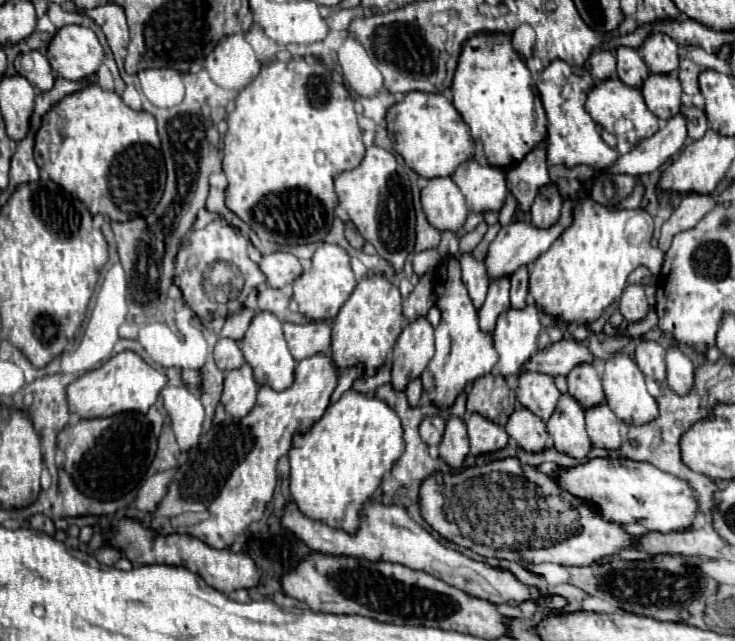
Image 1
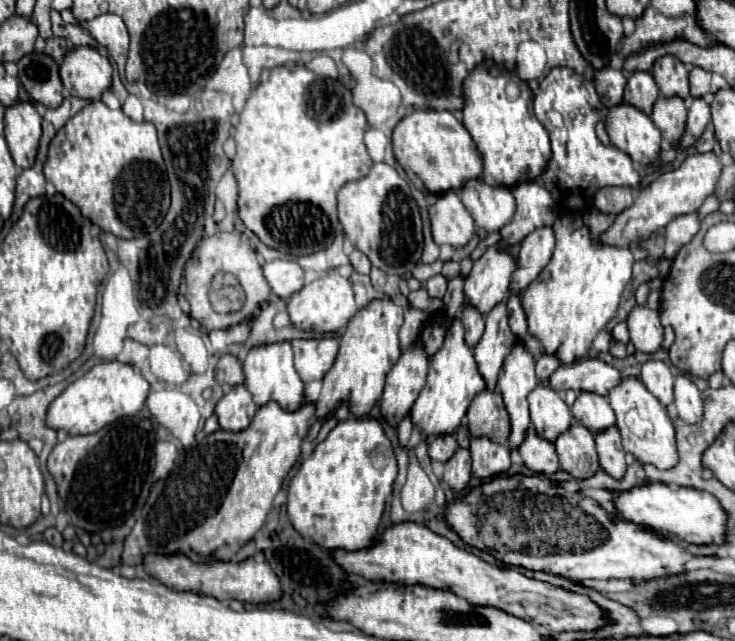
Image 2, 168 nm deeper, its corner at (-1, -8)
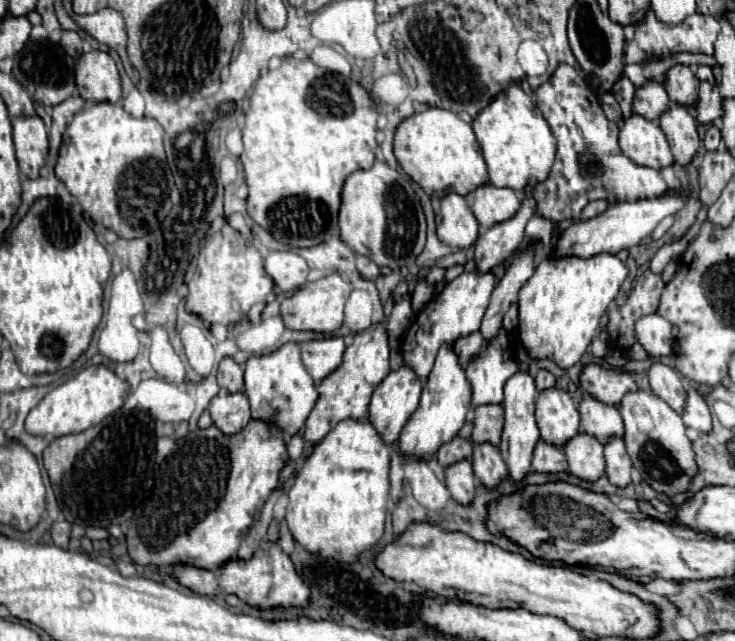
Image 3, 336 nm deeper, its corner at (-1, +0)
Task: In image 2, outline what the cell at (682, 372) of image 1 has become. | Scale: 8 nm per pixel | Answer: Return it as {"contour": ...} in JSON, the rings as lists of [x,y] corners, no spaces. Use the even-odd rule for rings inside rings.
{"contour":[[[689,375],[675,377],[675,405],[677,405],[679,417],[685,423],[699,423],[699,419],[703,417],[701,391],[695,387]]]}

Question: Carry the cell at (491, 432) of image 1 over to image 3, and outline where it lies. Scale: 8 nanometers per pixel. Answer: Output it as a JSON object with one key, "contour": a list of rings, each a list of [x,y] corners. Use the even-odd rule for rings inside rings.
{"contour":[[[491,443],[475,445],[473,451],[473,473],[483,483],[485,489],[495,489],[507,477],[507,465],[501,459],[501,453]]]}

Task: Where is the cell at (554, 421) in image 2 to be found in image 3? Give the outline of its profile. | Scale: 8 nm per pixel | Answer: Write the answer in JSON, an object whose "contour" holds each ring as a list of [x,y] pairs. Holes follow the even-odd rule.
{"contour":[[[539,391],[535,405],[541,439],[545,443],[565,447],[565,443],[579,433],[579,411],[573,397],[567,391]]]}

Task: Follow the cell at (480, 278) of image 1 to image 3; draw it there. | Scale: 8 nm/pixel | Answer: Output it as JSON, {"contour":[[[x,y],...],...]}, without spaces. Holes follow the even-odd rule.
{"contour":[[[475,331],[475,333],[471,333],[471,335],[465,335],[465,337],[459,339],[459,341],[455,343],[455,347],[453,347],[453,351],[455,351],[457,357],[459,357],[461,367],[467,367],[467,365],[479,355],[481,349],[483,349],[483,337],[479,335],[479,331]]]}

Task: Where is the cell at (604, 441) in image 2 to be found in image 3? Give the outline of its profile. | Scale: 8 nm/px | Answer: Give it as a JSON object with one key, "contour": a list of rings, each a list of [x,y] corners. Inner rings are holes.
{"contour":[[[611,439],[605,445],[605,461],[607,461],[605,471],[607,479],[617,487],[627,487],[631,483],[631,459],[621,439]]]}

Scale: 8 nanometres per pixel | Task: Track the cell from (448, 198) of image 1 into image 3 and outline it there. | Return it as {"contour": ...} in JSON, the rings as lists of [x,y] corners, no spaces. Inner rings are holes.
{"contour":[[[447,193],[441,199],[441,211],[435,221],[439,241],[453,249],[469,249],[479,235],[479,225],[473,211],[467,207],[465,197],[457,193]]]}

